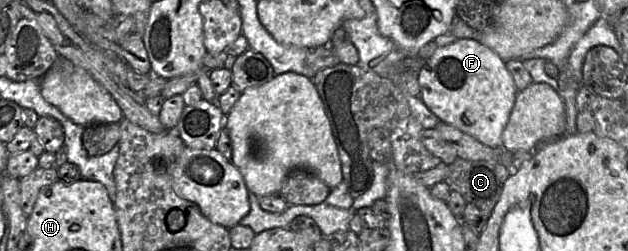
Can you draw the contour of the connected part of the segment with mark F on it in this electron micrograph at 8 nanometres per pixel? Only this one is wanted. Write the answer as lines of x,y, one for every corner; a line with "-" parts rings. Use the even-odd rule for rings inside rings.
457,39
438,48
418,71
420,99
440,121
458,128
492,147
502,146
502,133
514,107
518,90
501,59
473,39

